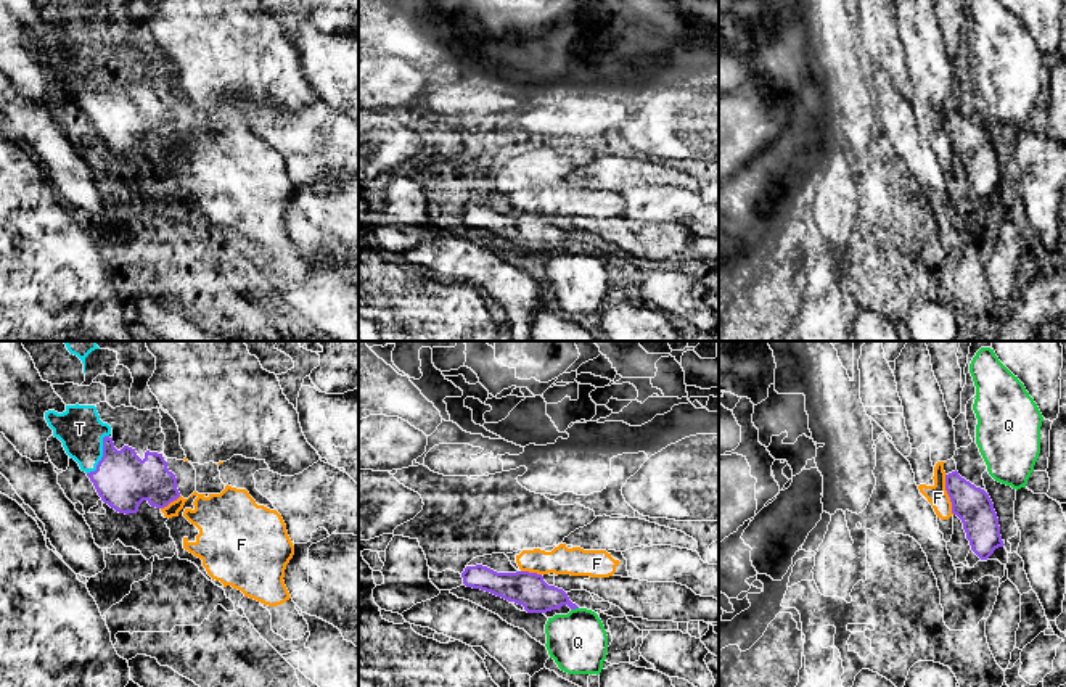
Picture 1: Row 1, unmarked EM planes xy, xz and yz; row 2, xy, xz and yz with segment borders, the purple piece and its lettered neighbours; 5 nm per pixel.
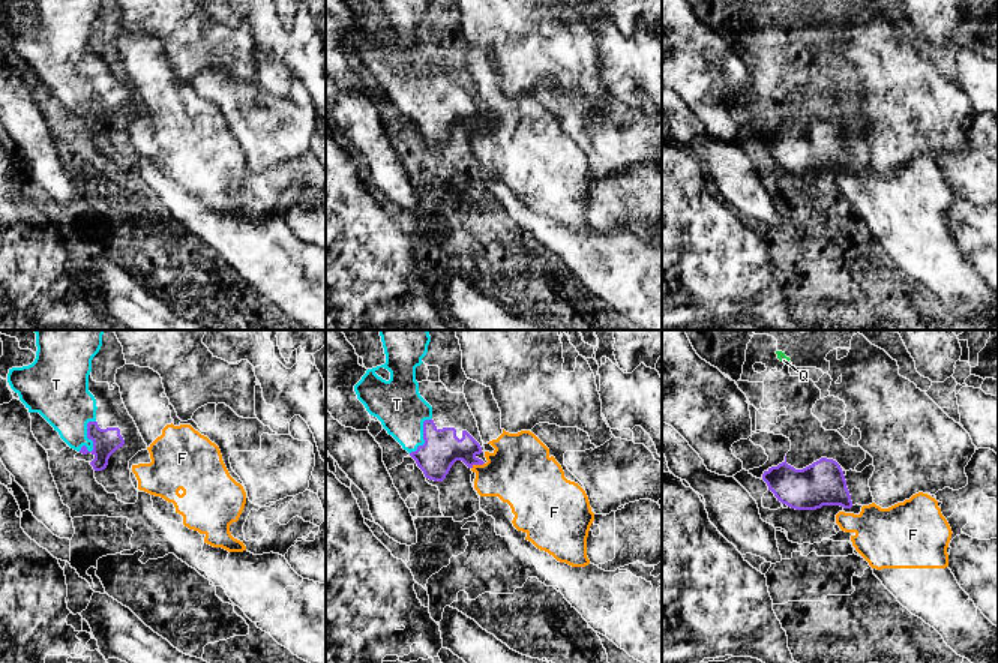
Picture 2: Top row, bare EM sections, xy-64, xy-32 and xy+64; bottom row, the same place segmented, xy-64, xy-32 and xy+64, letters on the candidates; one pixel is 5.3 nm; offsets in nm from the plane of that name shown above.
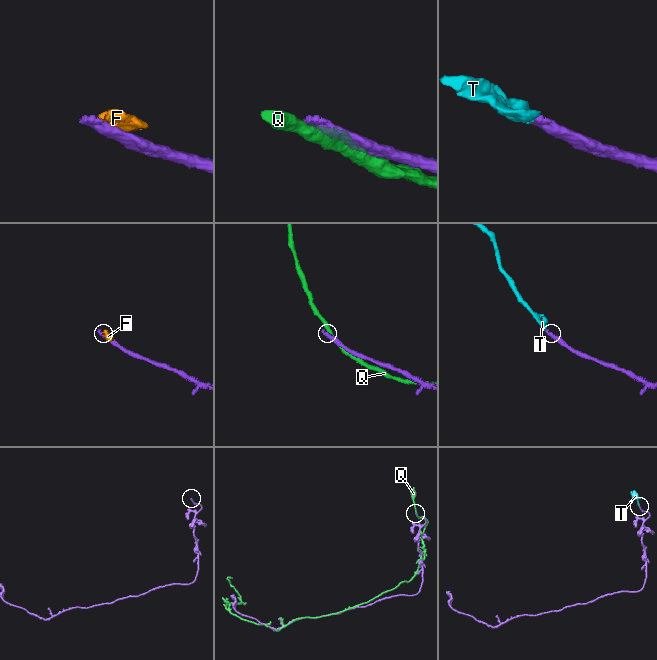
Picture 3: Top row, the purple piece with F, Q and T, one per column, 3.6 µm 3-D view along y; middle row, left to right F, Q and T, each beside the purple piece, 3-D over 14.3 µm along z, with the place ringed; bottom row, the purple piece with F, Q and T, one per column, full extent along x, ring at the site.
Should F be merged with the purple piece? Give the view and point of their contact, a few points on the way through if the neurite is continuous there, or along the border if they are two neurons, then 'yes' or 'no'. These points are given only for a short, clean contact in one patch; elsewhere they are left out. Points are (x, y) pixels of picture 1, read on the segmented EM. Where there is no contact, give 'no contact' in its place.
yz (947, 493) | along yz (944, 475), (944, 489), (954, 514) | no

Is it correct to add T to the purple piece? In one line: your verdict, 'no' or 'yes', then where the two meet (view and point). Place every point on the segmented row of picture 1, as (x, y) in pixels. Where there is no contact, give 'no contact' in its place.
yes | xy (103, 456)

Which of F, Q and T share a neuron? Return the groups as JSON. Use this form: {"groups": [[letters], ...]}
{"groups": [["F"], ["Q"], ["T"]]}

